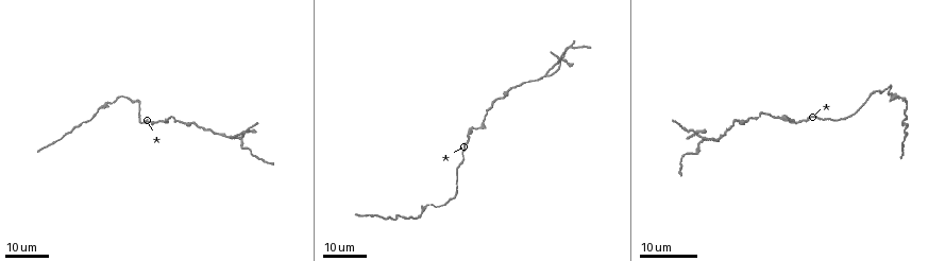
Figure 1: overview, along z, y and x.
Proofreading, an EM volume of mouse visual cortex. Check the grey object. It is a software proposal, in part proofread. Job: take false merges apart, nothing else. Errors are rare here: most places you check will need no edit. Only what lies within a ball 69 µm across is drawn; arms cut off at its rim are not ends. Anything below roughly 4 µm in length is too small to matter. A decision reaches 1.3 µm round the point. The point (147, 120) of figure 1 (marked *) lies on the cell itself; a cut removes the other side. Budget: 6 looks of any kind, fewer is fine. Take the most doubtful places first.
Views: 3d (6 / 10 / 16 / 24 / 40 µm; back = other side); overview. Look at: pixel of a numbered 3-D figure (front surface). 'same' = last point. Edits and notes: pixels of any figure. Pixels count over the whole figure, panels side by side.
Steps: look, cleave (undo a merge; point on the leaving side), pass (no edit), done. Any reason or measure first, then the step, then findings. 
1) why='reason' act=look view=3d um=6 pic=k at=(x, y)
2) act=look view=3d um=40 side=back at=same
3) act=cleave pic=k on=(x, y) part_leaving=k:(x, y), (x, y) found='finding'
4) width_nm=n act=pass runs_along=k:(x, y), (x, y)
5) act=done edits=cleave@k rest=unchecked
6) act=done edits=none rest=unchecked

why='branch point' act=look view=3d um=24 pic=1 at=(228, 135)

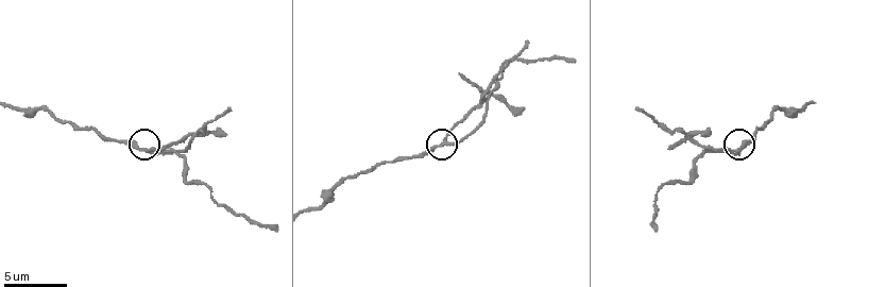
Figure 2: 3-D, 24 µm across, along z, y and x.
act=look view=3d um=6 pic=2 at=(445, 141)

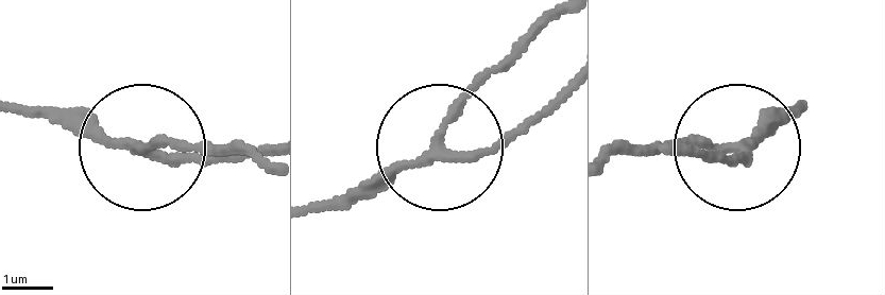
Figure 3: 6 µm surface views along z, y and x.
width_nm=180 act=pass runs_along=3:(320, 211), (357, 203), (421, 157), (510, 144), (557, 110) found='continuous, no second cell'

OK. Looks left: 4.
why='four arms meet' act=look view=3d um=10 pic=2 at=(196, 135)

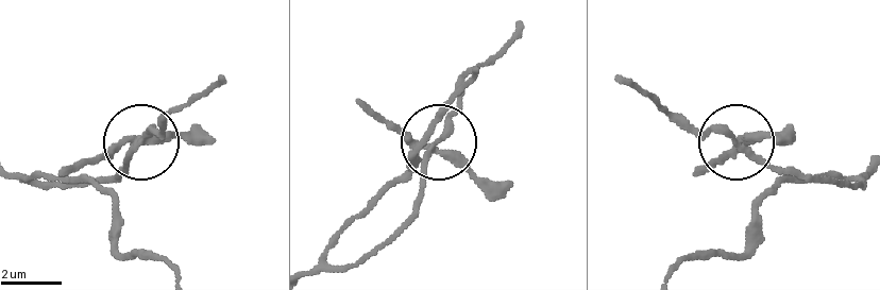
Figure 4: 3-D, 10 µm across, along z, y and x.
arms=4 act=cleave pic=4 on=(97, 155) part_leaving=4:(134, 146), (106, 148), (63, 173) found='a second cell is stuck on'

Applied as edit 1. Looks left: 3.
why='thick turns thin' act=look view=3d um=16 pic=2 at=(779, 108)

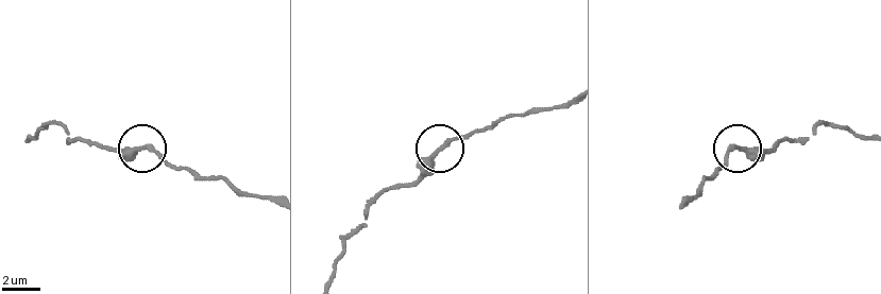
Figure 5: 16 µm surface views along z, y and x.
act=pass runs_along=5:(331, 275), (372, 204), (414, 180), (434, 152), (470, 134) found='all the same cell'

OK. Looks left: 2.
act=done edits=cleave@4 rest=unchecked

